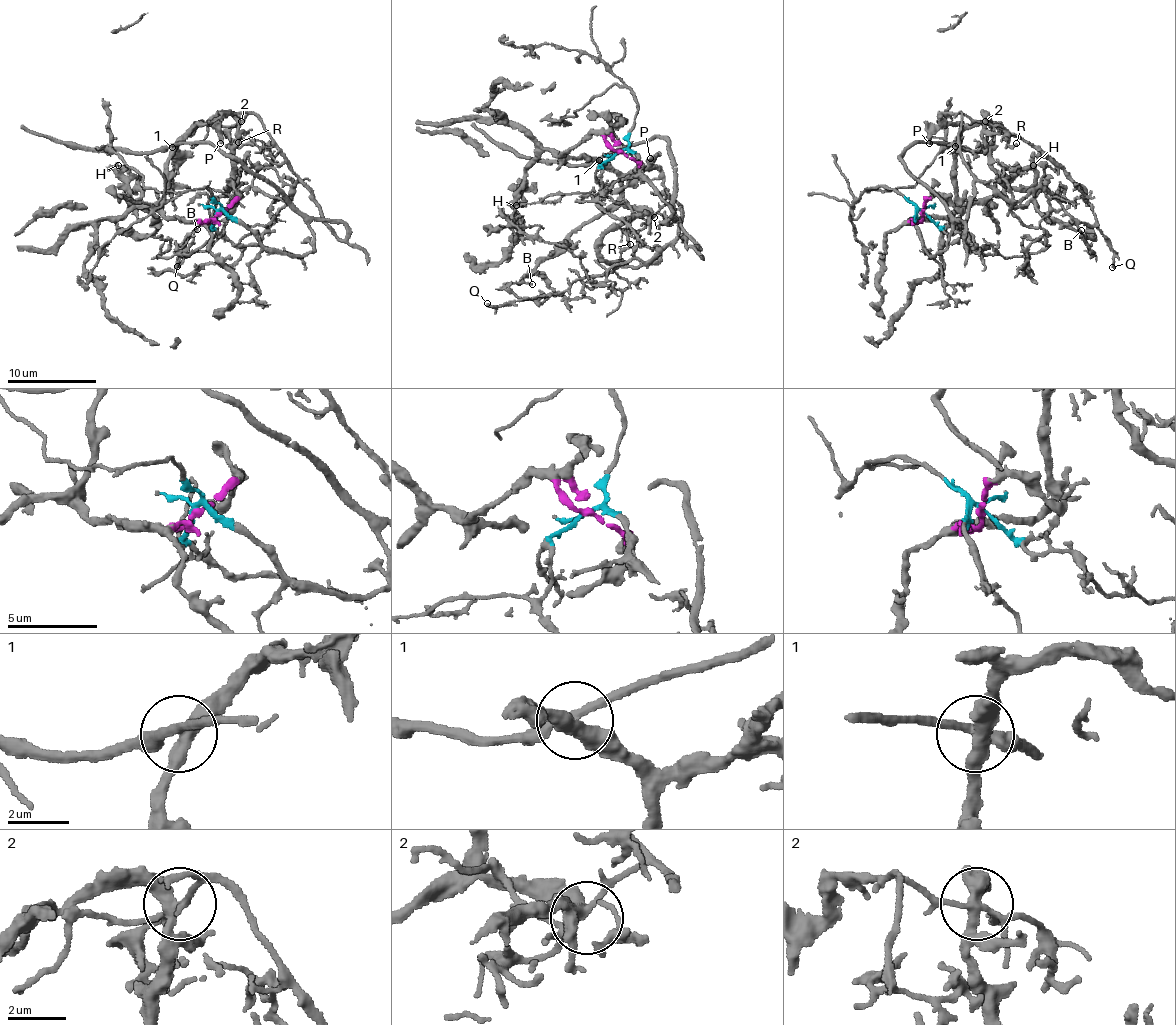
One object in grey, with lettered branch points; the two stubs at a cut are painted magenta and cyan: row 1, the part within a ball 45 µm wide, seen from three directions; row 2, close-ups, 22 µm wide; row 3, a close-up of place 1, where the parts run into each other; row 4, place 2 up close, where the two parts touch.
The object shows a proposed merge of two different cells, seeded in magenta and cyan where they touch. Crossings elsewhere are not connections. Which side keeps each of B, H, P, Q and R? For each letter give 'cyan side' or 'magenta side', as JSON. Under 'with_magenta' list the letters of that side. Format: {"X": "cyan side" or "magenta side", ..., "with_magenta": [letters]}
{"B": "cyan side", "H": "magenta side", "P": "magenta side", "Q": "cyan side", "R": "cyan side", "with_magenta": ["H", "P"]}

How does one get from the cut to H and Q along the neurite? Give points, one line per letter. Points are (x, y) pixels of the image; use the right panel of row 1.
H: (922, 212), (920, 221), (949, 216), (955, 209), (978, 205), (990, 196), (996, 196), (1033, 164)
Q: (922, 212), (913, 219), (930, 255), (948, 247), (978, 182), (1015, 200), (1042, 188), (1095, 225), (1111, 267)

